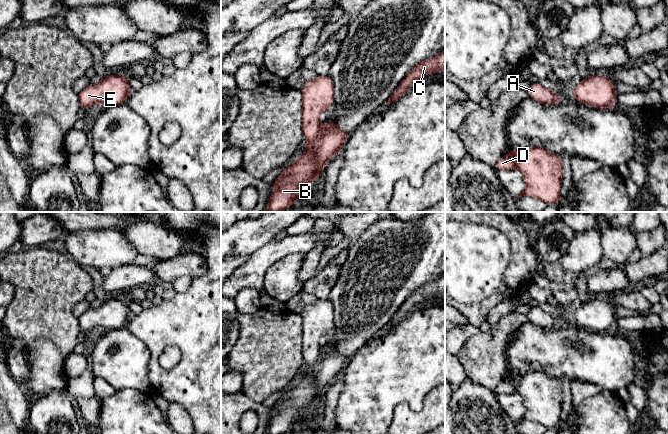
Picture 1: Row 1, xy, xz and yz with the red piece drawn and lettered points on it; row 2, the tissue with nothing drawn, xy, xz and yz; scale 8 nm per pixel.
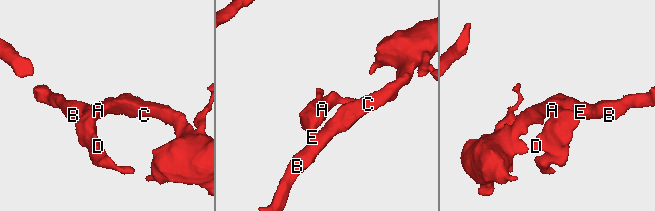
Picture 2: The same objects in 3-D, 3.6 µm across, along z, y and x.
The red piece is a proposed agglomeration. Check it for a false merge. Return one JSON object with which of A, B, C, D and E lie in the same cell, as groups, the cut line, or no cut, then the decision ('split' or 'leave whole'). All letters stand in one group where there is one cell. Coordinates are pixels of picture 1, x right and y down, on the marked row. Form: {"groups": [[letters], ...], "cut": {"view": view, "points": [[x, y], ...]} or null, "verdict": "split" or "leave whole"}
{"groups": [["A", "B", "C", "D", "E"]], "cut": null, "verdict": "leave whole"}

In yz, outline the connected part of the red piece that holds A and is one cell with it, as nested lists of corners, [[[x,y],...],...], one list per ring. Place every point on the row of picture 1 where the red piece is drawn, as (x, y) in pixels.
[[[539,83],[530,84],[527,93],[531,98],[545,106],[560,104],[563,99]]]

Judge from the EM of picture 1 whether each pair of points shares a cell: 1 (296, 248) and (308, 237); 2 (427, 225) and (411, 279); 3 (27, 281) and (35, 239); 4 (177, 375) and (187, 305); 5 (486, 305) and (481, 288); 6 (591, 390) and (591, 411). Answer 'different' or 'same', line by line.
1: same
2: same
3: different
4: same
5: different
6: different

